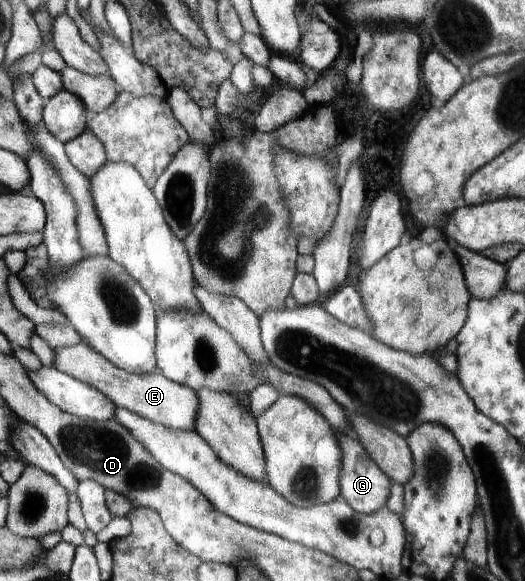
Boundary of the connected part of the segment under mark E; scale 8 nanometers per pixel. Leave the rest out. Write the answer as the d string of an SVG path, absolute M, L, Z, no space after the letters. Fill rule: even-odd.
M84 341L68 348L58 348L56 353L57 370L72 376L104 393L117 407L128 409L138 416L174 430L194 430L197 426L197 414L200 408L200 398L197 393L185 385L169 380L159 370L154 374L136 375L117 368L106 360L101 353L93 350Z

